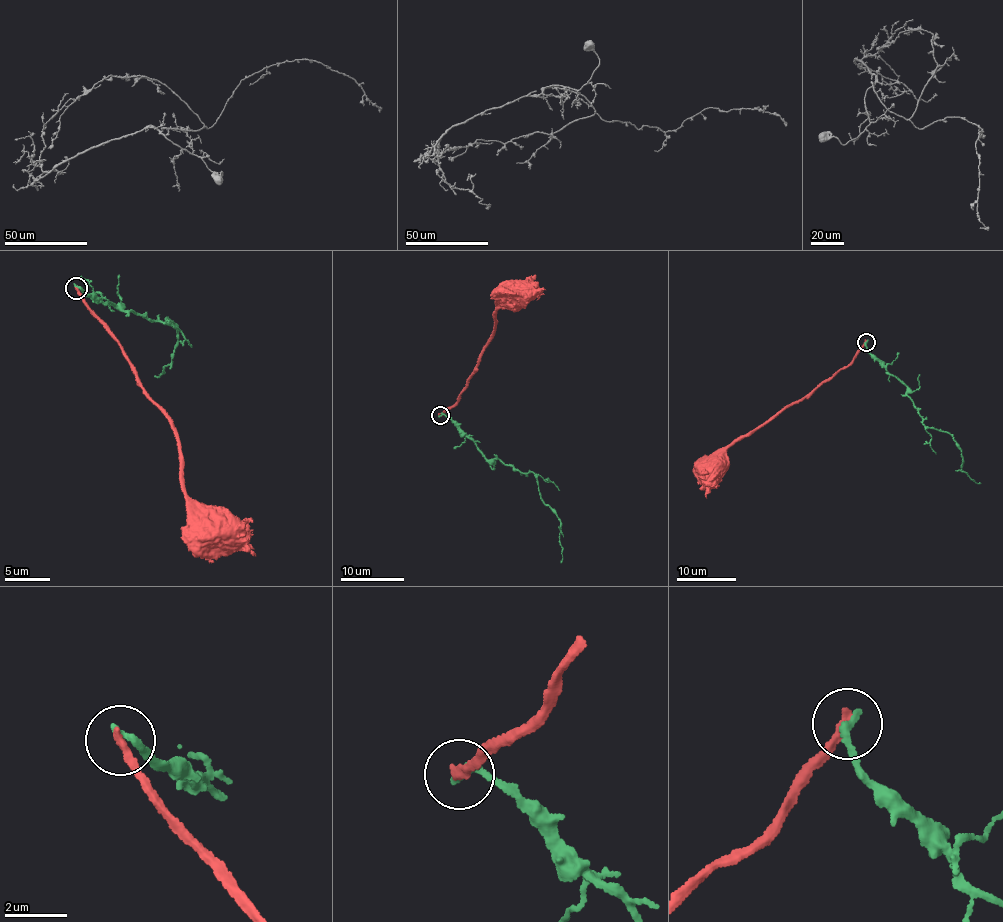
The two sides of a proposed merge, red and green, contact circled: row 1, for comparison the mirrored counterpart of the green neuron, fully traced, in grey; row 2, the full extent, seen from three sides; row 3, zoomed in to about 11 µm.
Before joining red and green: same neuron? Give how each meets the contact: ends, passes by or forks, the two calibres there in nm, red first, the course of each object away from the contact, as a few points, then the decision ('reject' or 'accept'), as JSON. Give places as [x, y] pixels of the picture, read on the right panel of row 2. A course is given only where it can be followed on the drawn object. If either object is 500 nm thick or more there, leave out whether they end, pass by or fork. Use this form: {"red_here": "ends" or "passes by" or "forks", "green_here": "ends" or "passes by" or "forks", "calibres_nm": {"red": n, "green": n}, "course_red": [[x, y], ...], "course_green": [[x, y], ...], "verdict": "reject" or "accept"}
{"red_here": "ends", "green_here": "ends", "calibres_nm": {"red": 300, "green": 260}, "course_red": [[865, 343], [856, 351], [847, 366], [719, 452], [708, 472]], "course_green": [[865, 341], [867, 349], [906, 386], [907, 397], [927, 427], [946, 430], [960, 449], [961, 470], [981, 482]], "verdict": "reject"}

